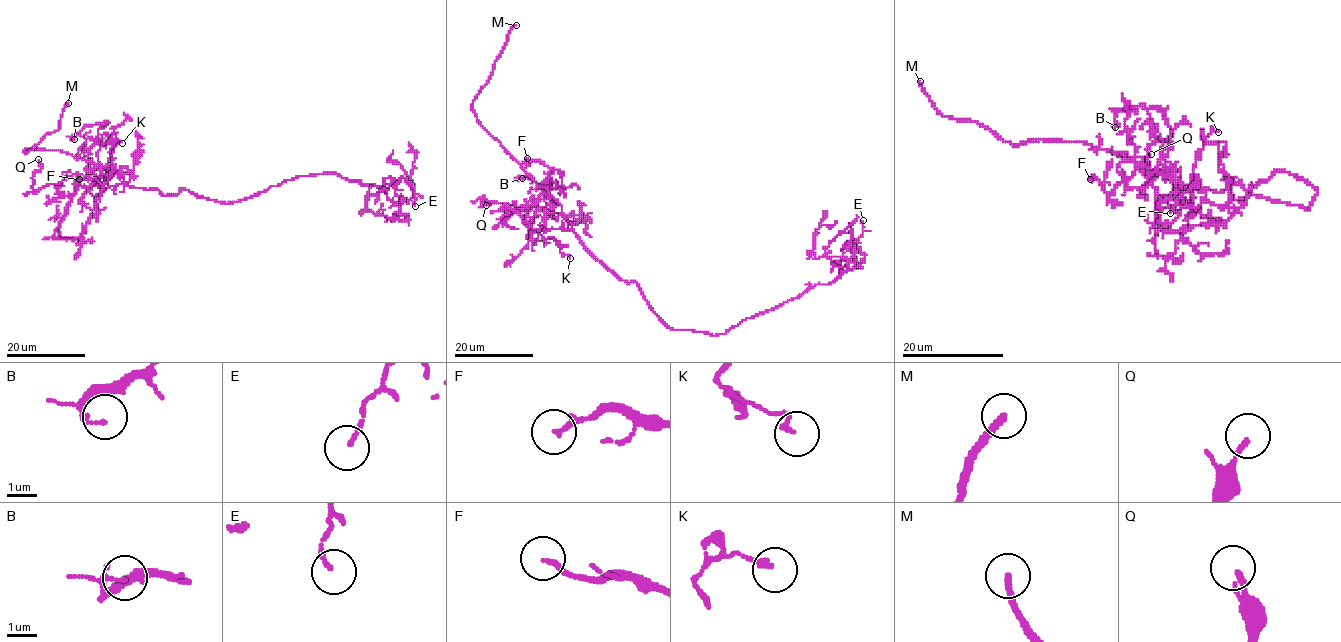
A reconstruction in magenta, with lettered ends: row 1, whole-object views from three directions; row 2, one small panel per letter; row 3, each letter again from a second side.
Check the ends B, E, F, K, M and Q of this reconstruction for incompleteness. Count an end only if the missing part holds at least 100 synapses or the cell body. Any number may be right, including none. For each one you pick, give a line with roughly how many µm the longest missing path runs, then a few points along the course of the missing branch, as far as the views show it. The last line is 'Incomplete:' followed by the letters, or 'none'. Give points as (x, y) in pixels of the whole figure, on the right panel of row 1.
M: Missing length about 10 µm. Course of what is missing: (920, 81), (922, 65), (920, 43), (915, 37)
Incomplete: M

